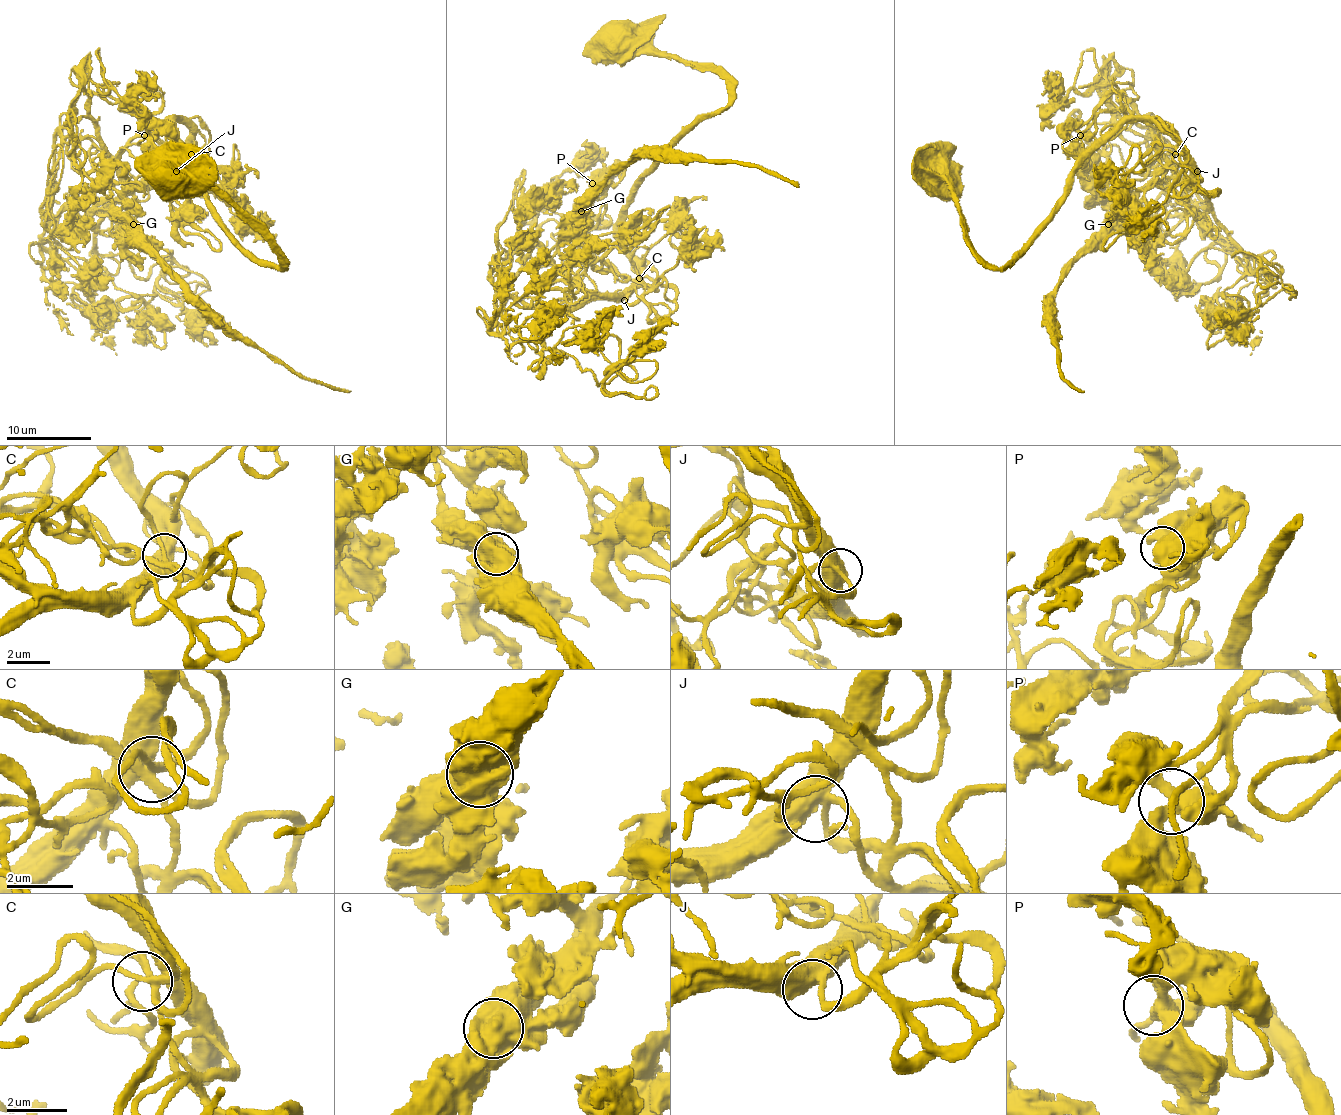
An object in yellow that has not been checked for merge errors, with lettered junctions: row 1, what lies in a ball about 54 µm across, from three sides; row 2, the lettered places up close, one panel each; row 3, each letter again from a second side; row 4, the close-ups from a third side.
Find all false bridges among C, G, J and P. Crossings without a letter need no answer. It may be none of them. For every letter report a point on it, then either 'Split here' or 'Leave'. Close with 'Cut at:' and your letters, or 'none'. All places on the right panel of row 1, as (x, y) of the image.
C: Place: (1175, 154). Leave
G: Place: (1108, 224). Split here
J: Place: (1197, 171). Leave
P: Place: (1080, 135). Leave
Cut at: G

